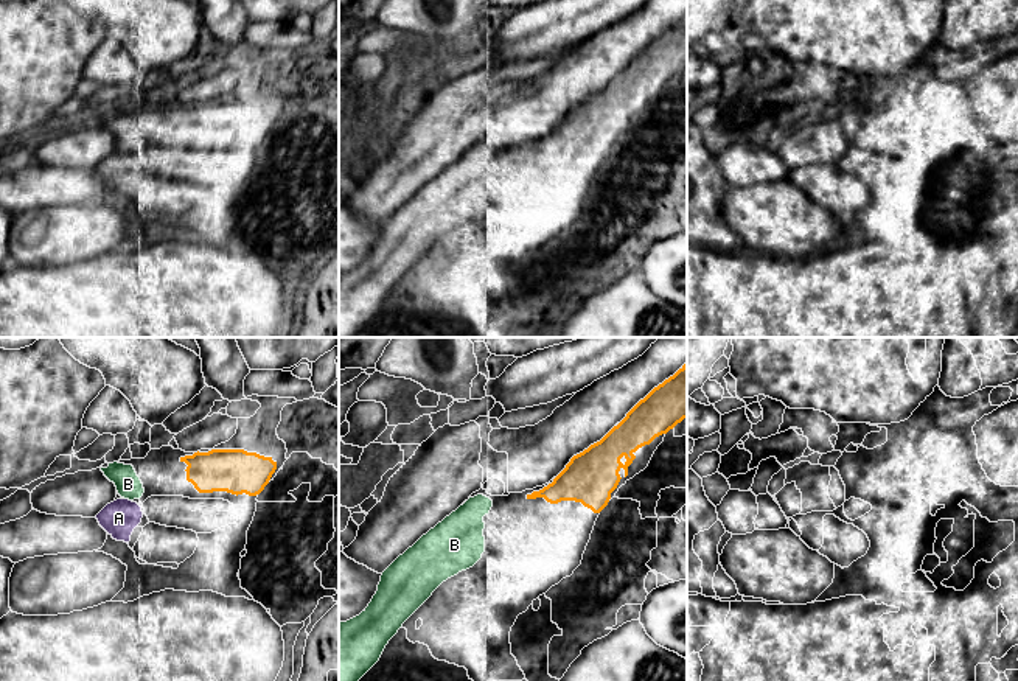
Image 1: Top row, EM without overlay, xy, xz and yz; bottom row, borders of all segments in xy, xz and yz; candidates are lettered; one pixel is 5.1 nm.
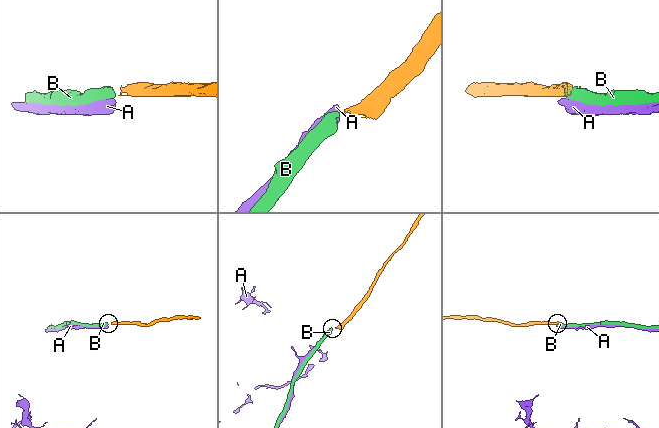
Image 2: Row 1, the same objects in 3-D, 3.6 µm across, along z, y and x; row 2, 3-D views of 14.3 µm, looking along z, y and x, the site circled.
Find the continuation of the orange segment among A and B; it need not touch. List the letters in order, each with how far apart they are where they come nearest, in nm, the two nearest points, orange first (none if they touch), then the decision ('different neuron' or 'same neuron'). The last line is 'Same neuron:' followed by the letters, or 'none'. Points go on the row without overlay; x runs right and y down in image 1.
A: 280 nm | xy (187, 131), (140, 159) | different neuron
B: 180 nm | xz (527, 150), (491, 153) | same neuron
Same neuron: B

